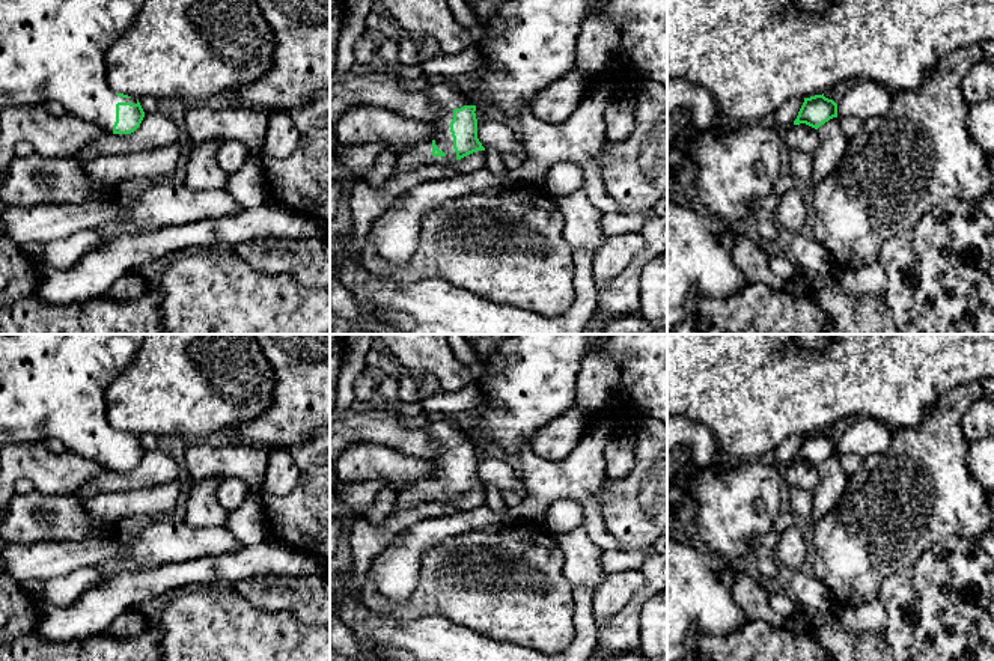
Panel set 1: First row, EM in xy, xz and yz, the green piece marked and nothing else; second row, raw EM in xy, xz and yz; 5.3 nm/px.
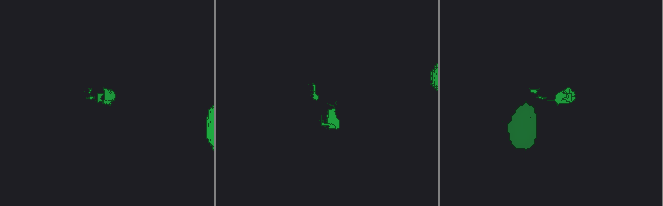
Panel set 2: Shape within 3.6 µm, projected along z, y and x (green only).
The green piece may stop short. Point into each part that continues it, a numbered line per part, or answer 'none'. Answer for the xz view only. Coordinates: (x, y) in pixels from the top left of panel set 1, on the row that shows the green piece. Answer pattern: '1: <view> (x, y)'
1: xz (529, 44)

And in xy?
1: xy (50, 50)

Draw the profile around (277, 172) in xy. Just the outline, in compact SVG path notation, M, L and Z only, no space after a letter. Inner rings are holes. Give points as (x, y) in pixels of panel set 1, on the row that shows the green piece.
M330 92L288 111L300 142L289 158L265 158L270 199L316 218L330 230Z

